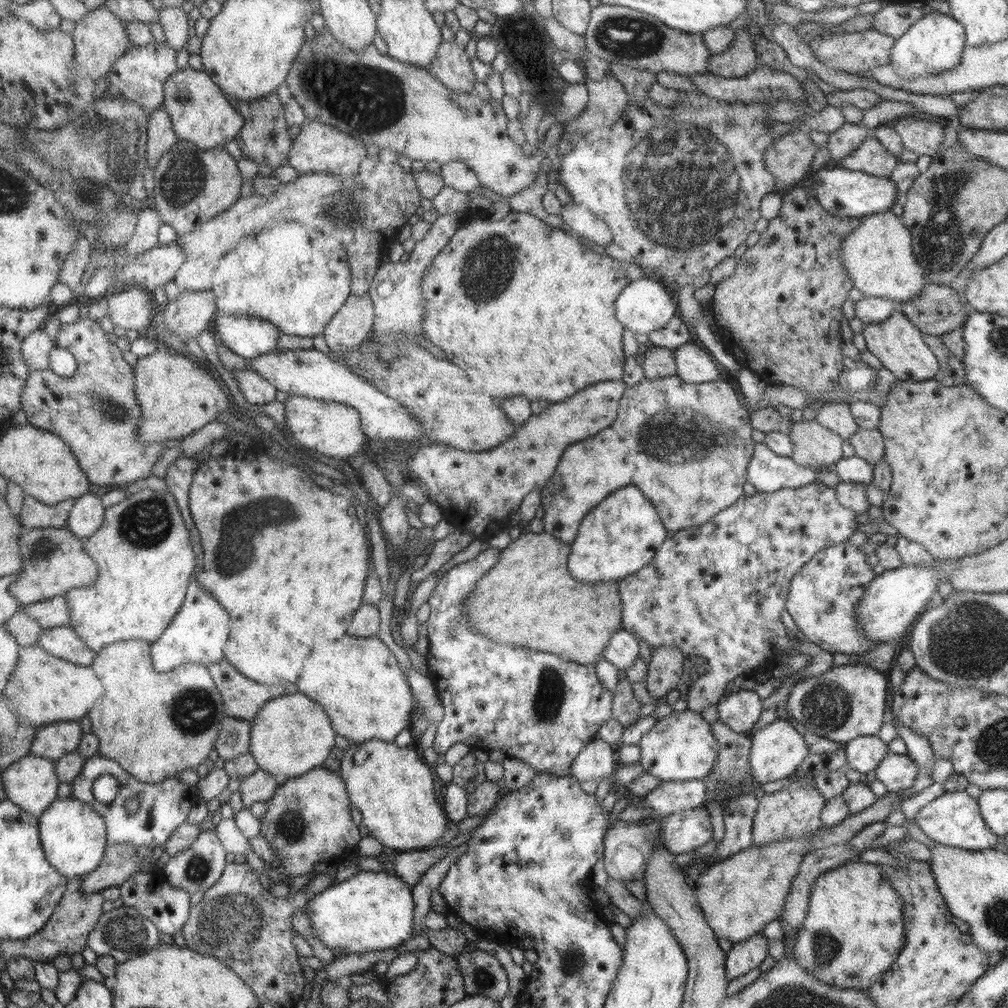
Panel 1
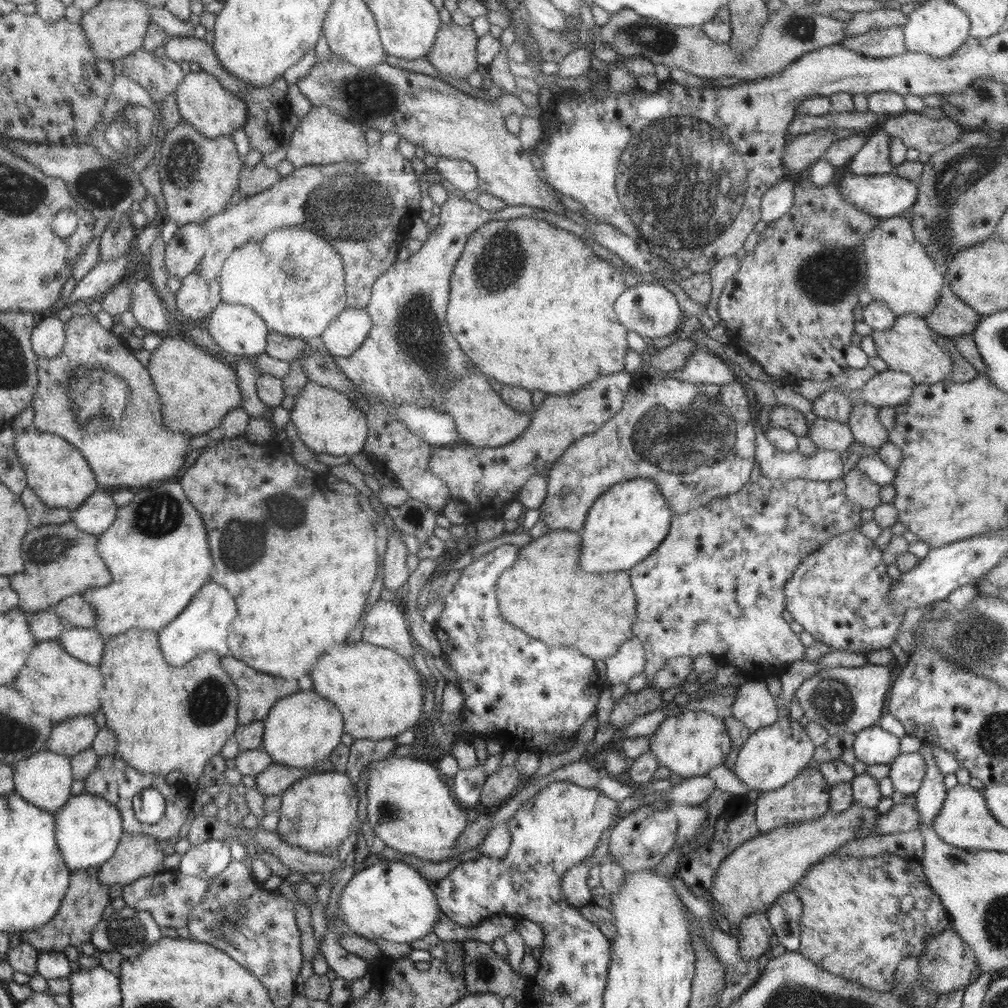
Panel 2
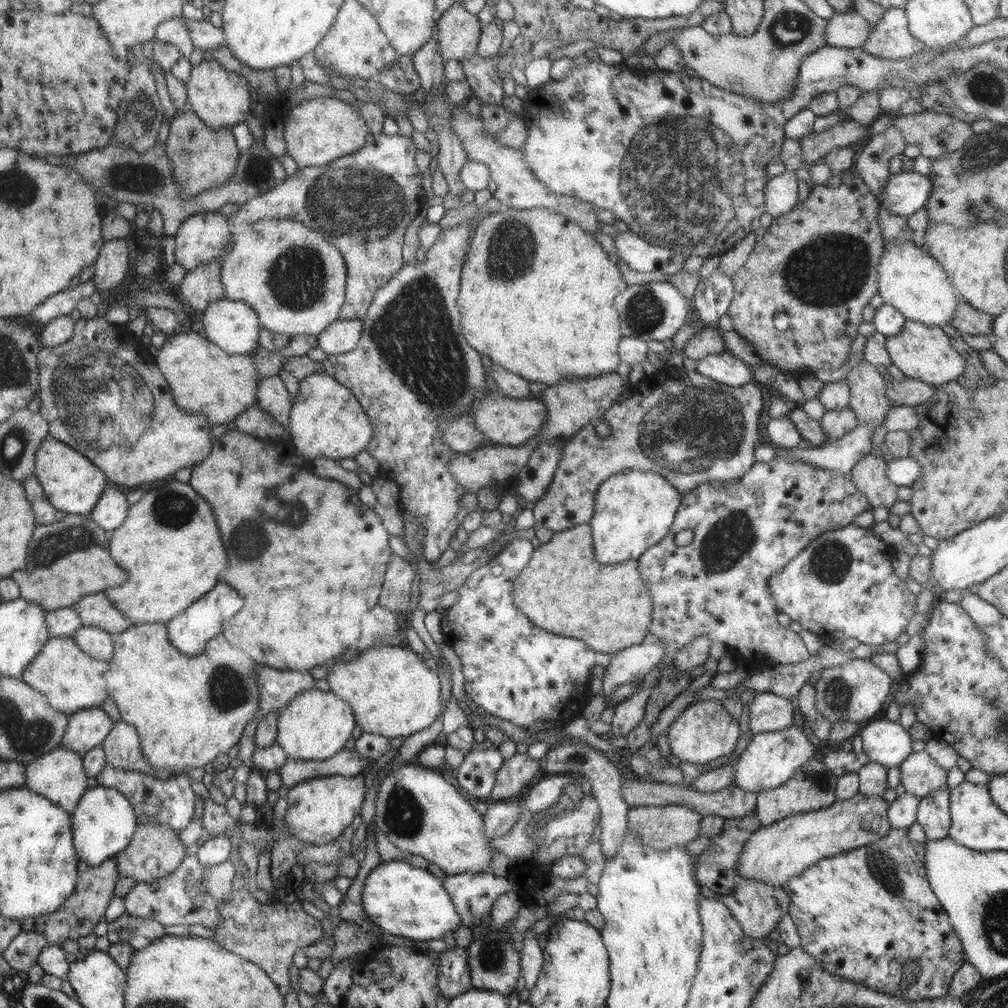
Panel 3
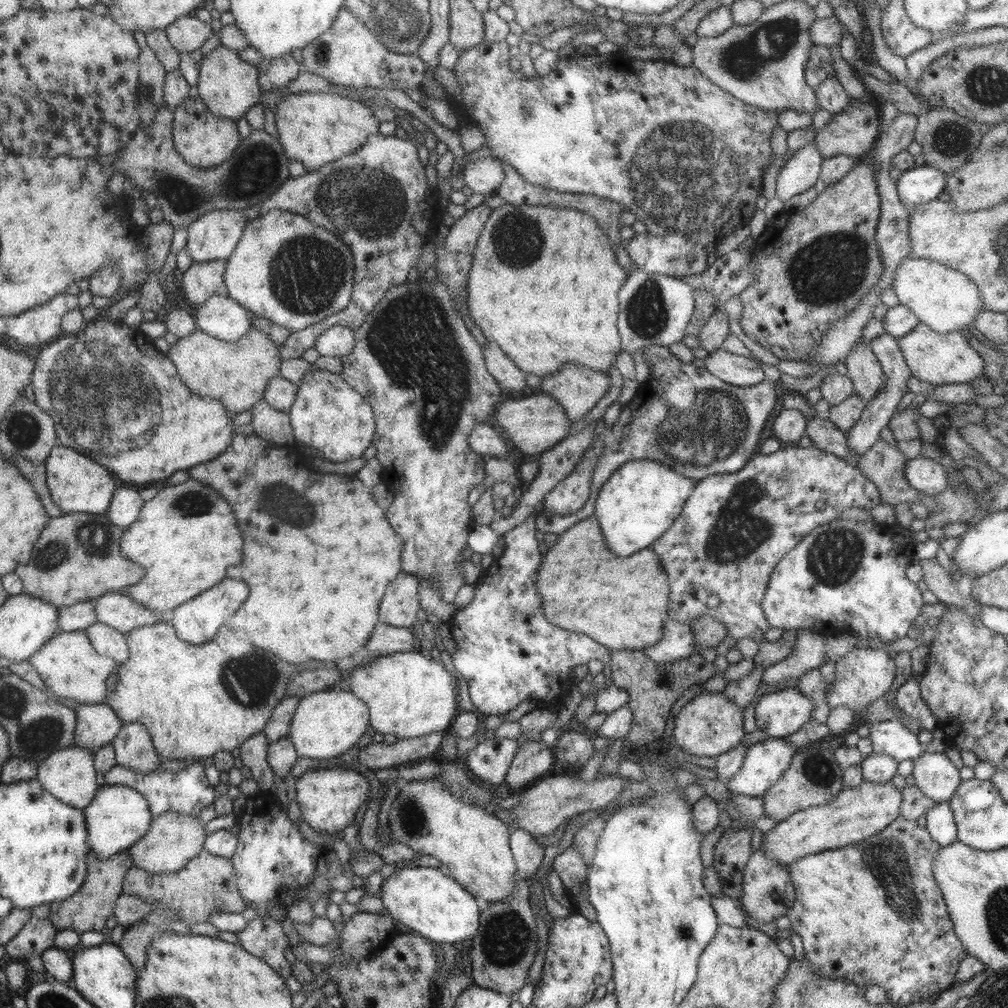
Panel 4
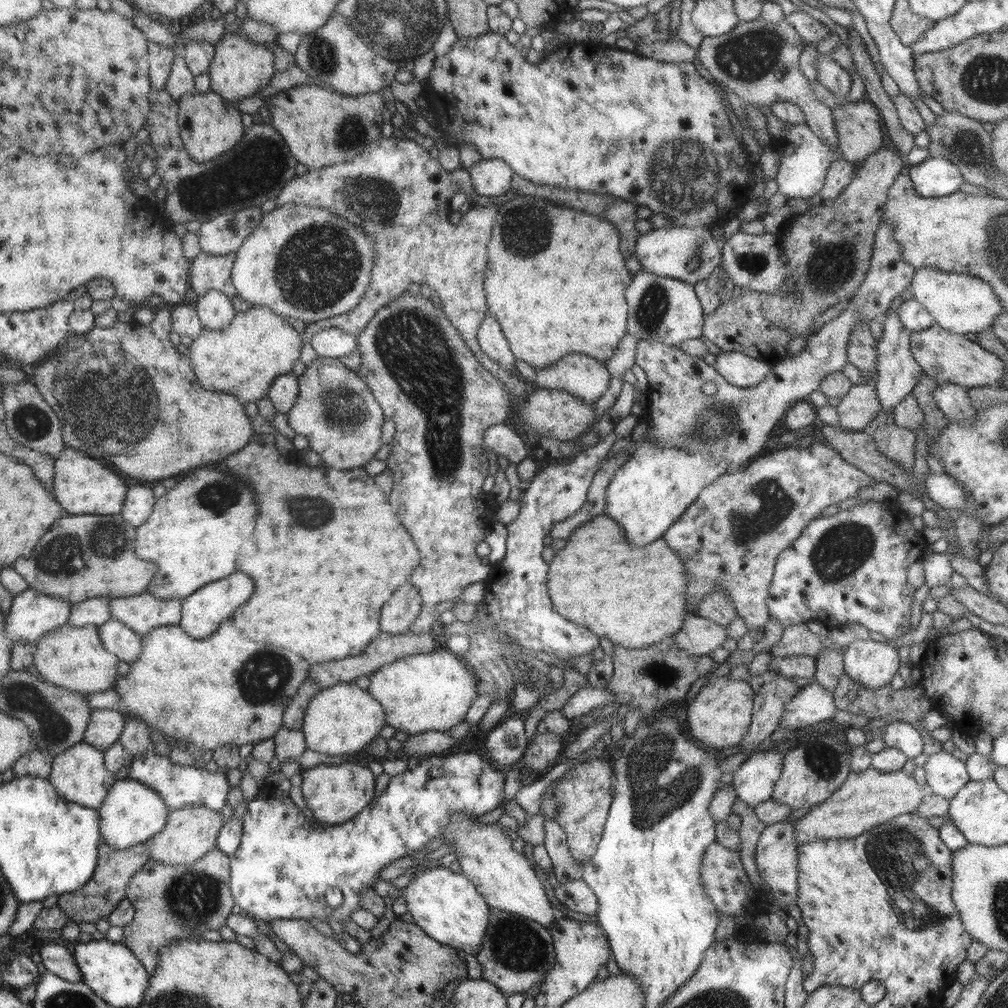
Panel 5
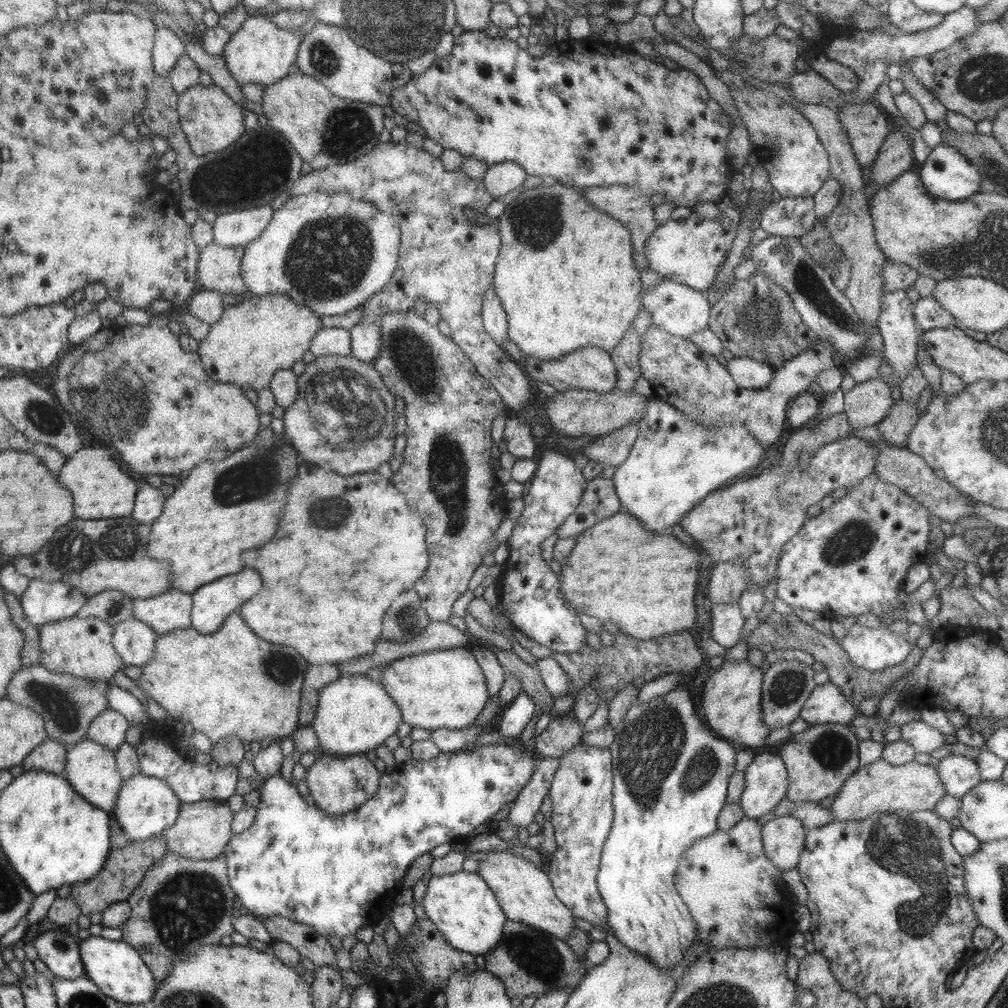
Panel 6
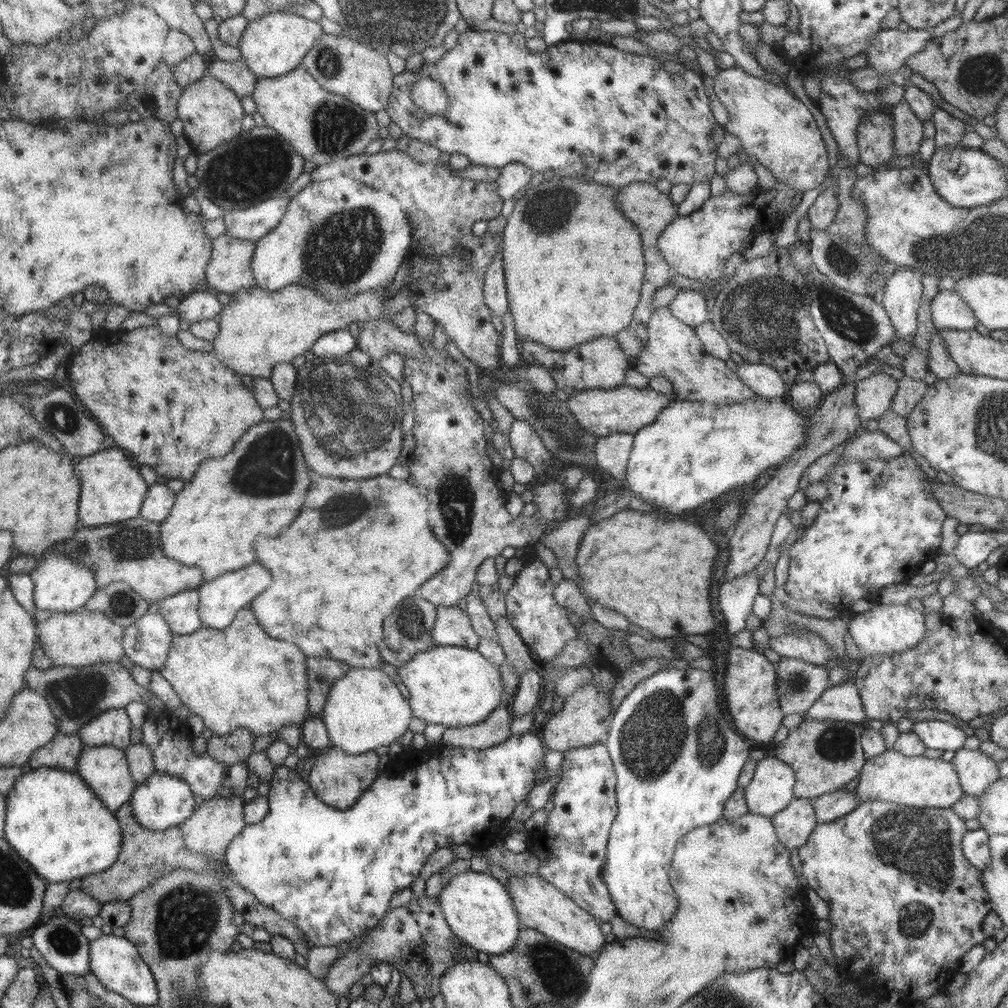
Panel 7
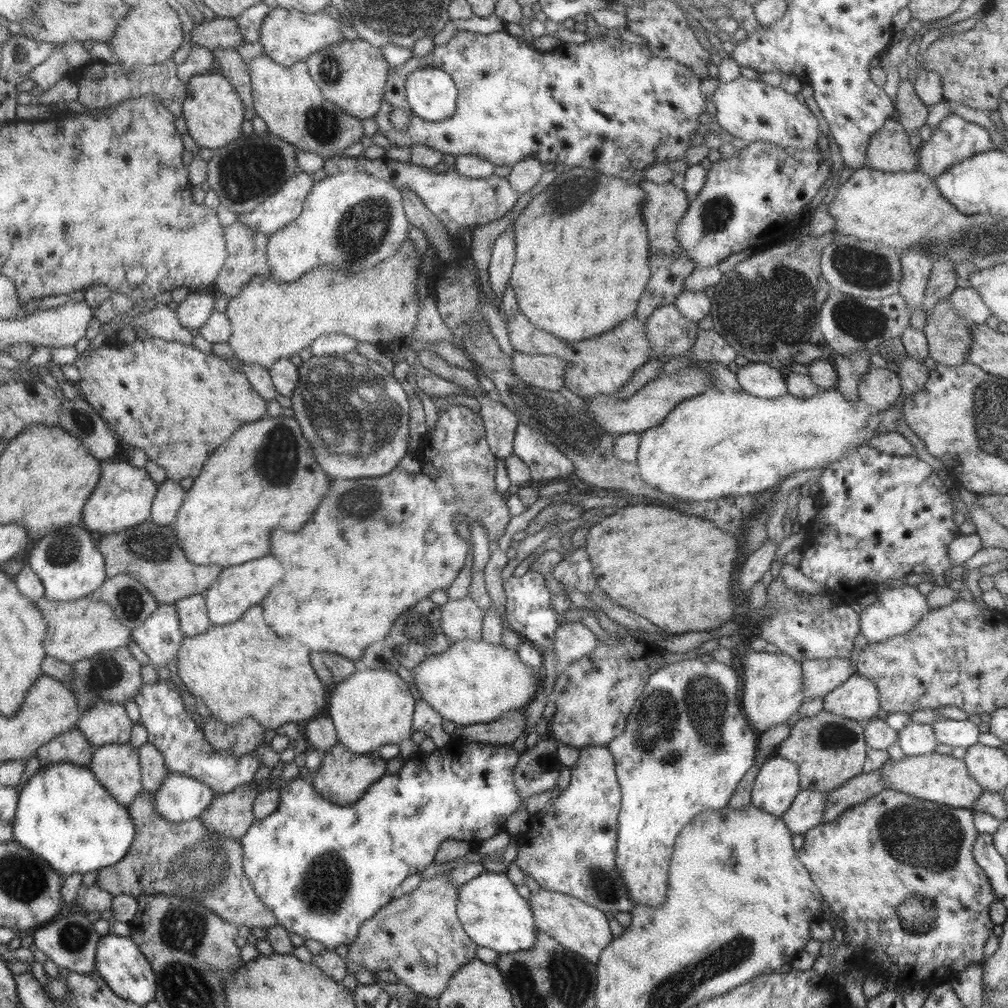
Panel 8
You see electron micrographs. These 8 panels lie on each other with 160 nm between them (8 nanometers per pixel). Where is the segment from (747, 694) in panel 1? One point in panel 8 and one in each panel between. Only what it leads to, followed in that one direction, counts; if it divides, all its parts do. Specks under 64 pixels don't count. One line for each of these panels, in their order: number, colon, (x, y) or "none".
2: (754, 706)
3: (768, 712)
4: (781, 713)
5: (812, 703)
6: (826, 704)
7: (842, 702)
8: (857, 697)

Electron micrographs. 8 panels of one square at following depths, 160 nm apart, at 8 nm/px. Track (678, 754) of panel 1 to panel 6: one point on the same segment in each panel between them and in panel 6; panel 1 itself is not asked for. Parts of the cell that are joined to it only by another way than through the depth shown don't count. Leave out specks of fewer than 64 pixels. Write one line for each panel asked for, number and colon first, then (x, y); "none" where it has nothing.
2: (692, 743)
3: (704, 731)
4: (710, 724)
5: (718, 718)
6: (731, 698)

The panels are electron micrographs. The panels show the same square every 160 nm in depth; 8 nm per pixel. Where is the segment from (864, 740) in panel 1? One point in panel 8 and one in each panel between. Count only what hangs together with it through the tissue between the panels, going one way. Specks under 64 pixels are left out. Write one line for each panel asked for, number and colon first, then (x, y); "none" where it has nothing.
2: (875, 746)
3: (886, 742)
4: (890, 737)
5: (904, 737)
6: (919, 734)
7: (940, 735)
8: (956, 733)

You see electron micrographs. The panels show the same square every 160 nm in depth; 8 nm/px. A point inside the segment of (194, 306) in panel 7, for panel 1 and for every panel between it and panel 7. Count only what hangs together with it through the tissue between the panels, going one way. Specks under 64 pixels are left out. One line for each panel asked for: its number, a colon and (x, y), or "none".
1: (249, 337)
2: (238, 330)
3: (234, 326)
4: (222, 317)
5: (215, 310)
6: (206, 305)

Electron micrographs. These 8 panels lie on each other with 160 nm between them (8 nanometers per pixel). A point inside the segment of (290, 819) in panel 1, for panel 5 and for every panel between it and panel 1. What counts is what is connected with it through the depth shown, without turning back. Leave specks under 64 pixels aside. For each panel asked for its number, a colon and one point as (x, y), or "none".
2: (317, 813)
3: (318, 810)
4: (328, 799)
5: (335, 794)

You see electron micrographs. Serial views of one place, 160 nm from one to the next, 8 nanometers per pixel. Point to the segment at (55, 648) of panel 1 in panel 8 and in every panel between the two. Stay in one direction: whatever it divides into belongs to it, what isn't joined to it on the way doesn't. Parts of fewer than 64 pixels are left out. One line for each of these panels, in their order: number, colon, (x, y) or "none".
2: (86, 645)
3: (100, 645)
4: (108, 641)
5: (121, 641)
6: (134, 641)
7: (148, 642)
8: (160, 636)

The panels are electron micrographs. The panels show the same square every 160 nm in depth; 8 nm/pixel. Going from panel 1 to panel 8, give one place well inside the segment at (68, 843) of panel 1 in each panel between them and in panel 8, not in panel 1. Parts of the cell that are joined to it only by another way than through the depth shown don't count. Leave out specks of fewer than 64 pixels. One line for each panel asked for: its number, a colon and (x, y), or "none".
2: (88, 829)
3: (104, 821)
4: (118, 817)
5: (132, 813)
6: (146, 806)
7: (162, 802)
8: (182, 798)

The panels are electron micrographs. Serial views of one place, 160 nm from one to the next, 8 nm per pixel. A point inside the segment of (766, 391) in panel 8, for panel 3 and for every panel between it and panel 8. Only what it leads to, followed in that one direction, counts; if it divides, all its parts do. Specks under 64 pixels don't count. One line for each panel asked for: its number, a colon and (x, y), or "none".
3: (726, 368)
4: (738, 370)
5: (738, 369)
6: (747, 373)
7: (765, 381)

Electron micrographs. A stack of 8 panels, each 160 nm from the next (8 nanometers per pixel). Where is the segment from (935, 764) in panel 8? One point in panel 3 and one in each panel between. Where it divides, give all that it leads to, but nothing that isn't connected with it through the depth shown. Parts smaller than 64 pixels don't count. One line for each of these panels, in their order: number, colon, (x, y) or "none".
3: (774, 854)
4: (857, 813)
5: (866, 799)
6: (877, 787)
7: (920, 782)

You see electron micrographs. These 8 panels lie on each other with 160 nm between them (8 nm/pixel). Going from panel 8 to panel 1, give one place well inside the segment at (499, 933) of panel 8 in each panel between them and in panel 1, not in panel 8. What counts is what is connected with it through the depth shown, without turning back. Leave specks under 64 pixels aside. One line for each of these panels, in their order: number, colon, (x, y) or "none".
1: (371, 910)
2: (388, 899)
3: (404, 900)
4: (425, 900)
5: (447, 906)
6: (463, 907)
7: (478, 908)

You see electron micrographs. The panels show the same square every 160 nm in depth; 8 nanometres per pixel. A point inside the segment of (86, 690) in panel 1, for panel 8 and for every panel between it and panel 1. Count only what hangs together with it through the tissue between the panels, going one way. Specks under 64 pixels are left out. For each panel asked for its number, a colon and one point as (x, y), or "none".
2: (60, 687)
3: (69, 680)
4: (68, 664)
5: (74, 658)
6: (81, 647)
7: (73, 639)
8: (79, 630)

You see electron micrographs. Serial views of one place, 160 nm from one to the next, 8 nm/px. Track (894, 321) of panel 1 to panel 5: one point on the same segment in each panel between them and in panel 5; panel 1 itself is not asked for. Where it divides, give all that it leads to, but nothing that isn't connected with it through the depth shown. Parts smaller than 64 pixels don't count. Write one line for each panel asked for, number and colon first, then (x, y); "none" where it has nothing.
2: (908, 347)
3: (921, 352)
4: (936, 358)
5: (946, 357)

